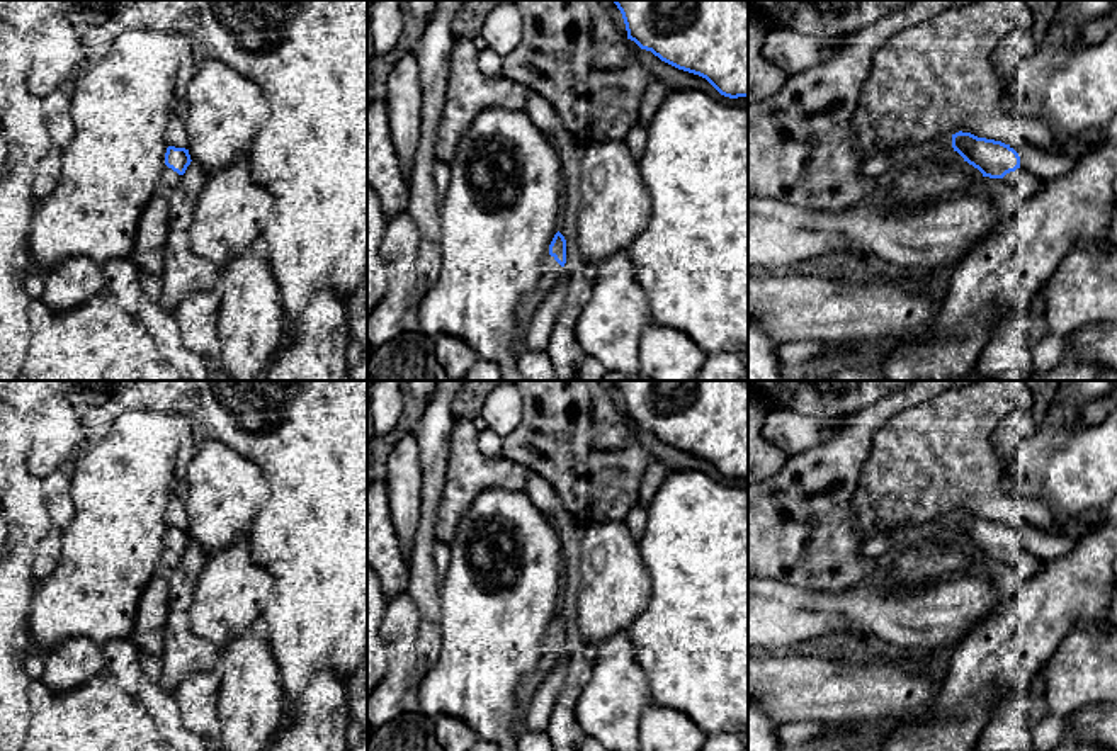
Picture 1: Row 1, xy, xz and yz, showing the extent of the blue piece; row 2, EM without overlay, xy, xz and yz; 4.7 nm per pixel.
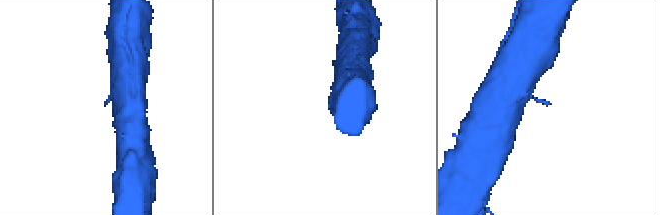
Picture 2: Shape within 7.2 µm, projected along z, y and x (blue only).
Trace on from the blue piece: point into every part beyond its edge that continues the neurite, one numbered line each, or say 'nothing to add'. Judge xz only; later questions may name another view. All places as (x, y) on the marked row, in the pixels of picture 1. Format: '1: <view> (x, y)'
1: xz (551, 271)

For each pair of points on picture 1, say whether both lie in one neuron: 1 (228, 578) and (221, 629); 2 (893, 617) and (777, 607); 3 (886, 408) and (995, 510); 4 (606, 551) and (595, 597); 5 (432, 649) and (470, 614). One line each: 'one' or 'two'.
1: one
2: one
3: two
4: one
5: two

